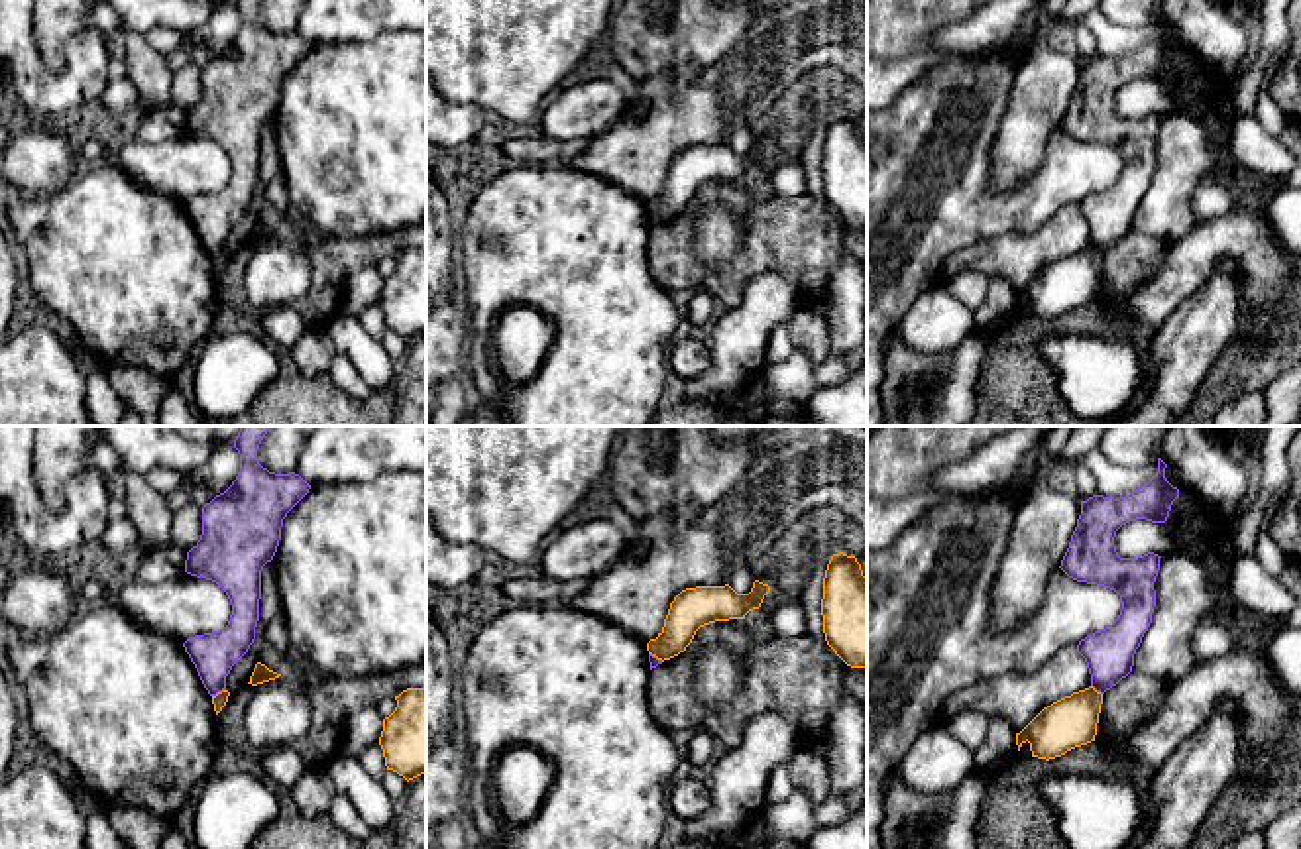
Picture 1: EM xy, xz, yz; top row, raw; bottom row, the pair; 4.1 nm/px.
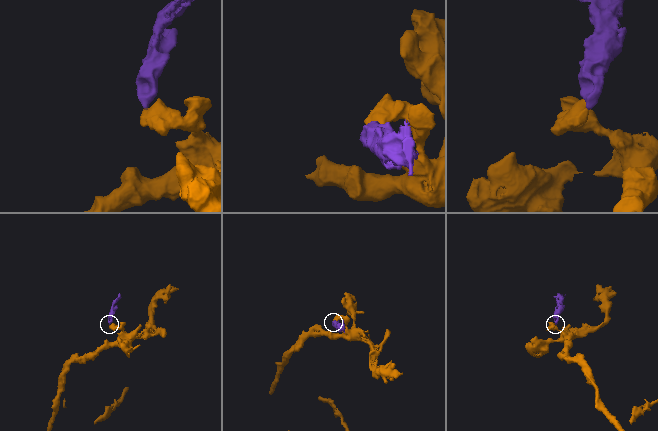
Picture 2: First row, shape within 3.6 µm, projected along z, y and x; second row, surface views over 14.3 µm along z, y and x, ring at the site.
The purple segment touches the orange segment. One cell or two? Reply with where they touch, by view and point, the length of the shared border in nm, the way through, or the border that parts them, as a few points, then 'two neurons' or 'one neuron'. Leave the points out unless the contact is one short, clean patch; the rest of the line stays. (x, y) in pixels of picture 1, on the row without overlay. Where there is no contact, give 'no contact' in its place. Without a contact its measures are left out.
meets purple in xy at (219, 250); contact 70 nm long; border along xy (225, 248), (213, 256); two neurons

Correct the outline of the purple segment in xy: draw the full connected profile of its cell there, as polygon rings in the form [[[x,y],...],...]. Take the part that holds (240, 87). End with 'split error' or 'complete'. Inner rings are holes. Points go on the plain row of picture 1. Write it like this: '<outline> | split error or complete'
[[[234,0],[240,31],[232,45],[202,67],[200,100],[187,112],[185,132],[216,142],[232,165],[224,189],[195,195],[183,202],[210,255],[226,250],[226,236],[255,198],[261,159],[261,130],[273,120],[287,73],[309,53],[311,45],[295,31],[275,33],[257,20],[261,0]]] | complete

